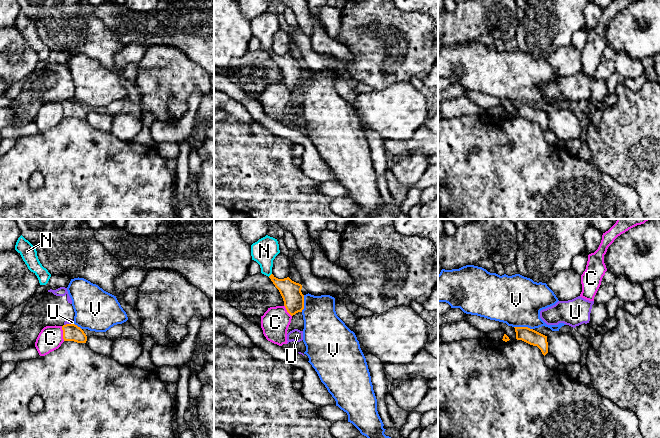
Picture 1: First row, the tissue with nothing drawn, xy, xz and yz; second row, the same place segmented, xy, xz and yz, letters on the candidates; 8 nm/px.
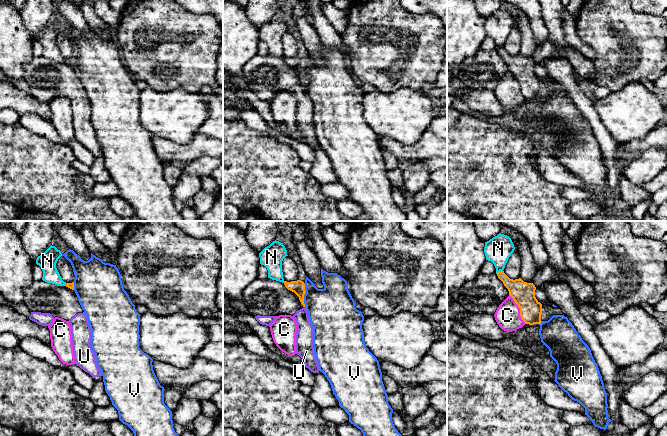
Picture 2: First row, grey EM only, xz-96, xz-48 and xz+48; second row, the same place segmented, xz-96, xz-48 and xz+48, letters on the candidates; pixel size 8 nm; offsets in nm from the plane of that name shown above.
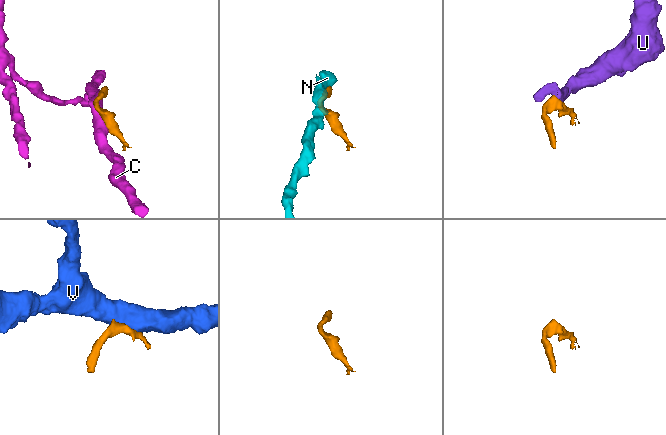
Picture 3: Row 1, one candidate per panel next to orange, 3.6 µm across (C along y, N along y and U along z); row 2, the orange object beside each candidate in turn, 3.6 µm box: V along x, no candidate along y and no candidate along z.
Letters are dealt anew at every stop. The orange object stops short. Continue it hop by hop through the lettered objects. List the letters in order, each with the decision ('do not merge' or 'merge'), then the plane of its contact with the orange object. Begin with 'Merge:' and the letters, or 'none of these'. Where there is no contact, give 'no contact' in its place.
Merge: none of these
C: do not merge; meets orange in xy
N: do not merge; meets orange in xz
U: do not merge; meets orange in xy
V: do not merge; meets orange in yz

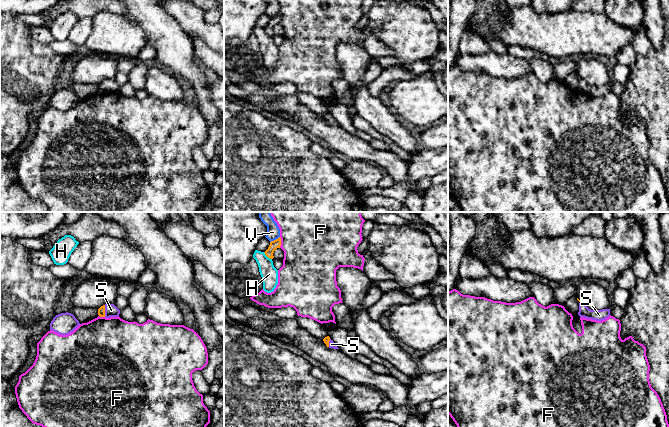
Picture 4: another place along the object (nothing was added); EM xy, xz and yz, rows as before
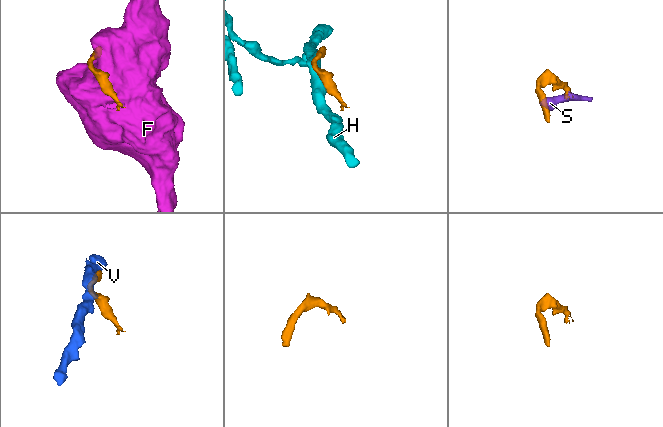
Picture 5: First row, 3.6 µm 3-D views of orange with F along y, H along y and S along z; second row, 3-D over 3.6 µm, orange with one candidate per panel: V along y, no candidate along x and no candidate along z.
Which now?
Merge: S
F: do not merge; meets orange in xz
H: do not merge; meets orange in xz
S: merge; meets orange in xy
V: do not merge; meets orange in xz

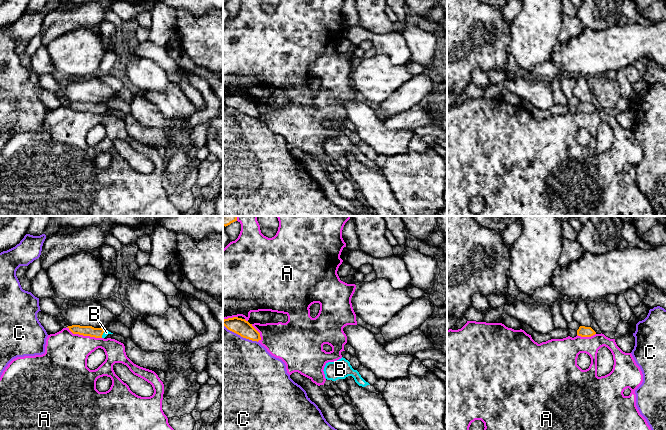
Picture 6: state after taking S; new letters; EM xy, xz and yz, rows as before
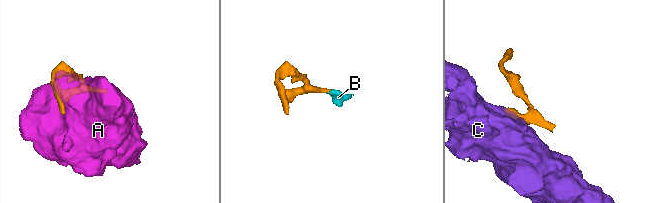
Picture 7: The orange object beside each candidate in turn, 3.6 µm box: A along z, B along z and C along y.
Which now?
Merge: B
A: do not merge; meets orange in xy
B: merge; meets orange in xy
C: do not merge; meets orange in xz

